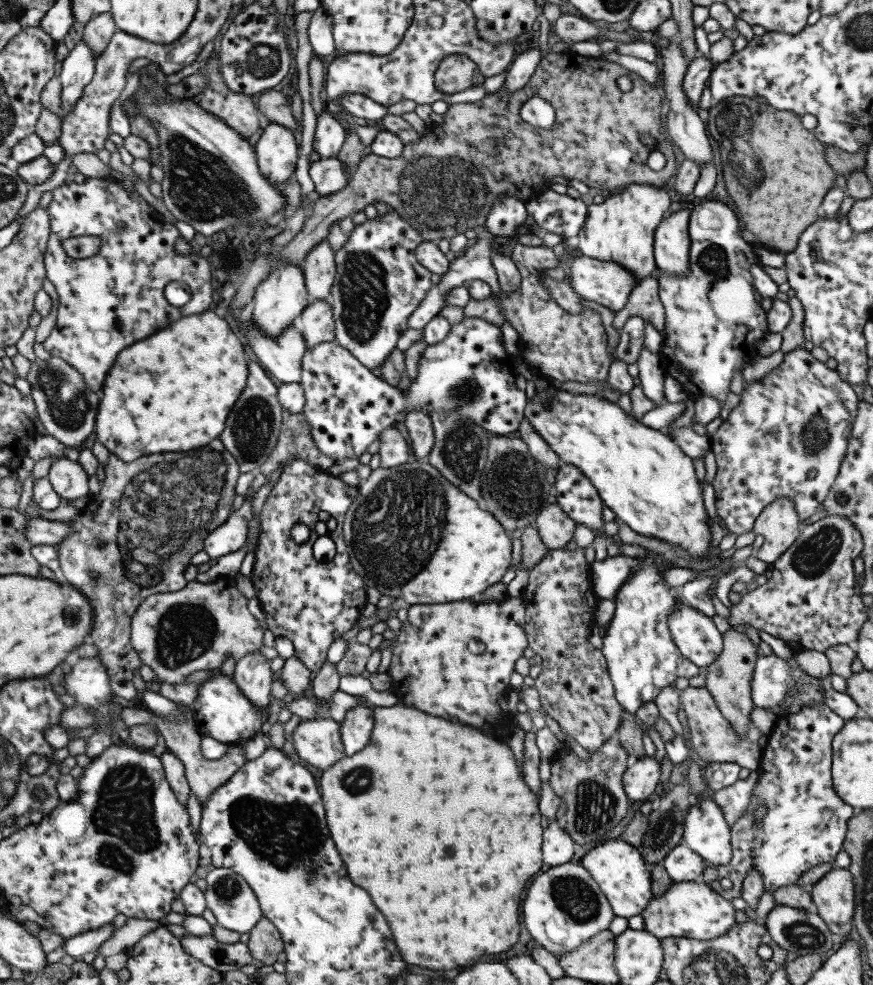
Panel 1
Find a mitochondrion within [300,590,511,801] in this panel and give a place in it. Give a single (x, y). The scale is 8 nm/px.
(359, 780)

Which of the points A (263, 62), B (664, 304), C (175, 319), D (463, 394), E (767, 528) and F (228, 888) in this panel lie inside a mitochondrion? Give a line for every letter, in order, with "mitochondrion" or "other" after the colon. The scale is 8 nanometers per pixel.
A: mitochondrion
B: other
C: other
D: mitochondrion
E: other
F: mitochondrion

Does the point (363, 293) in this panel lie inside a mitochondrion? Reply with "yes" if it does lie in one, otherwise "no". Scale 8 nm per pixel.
yes

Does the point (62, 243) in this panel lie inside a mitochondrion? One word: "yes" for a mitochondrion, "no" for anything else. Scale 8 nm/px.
no

